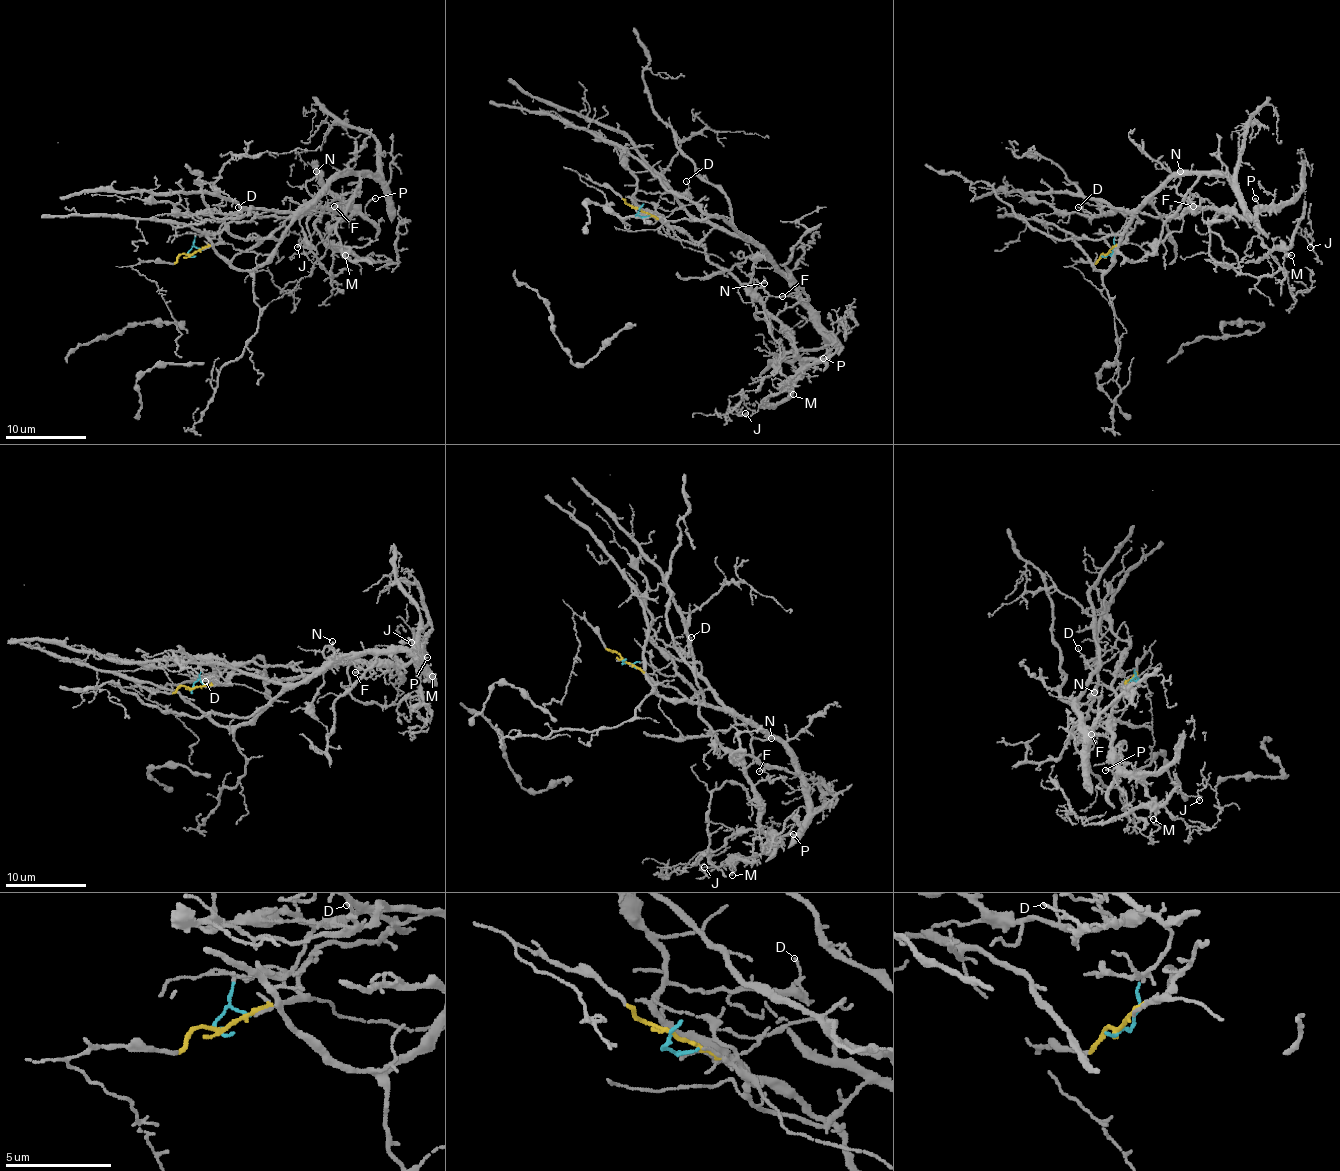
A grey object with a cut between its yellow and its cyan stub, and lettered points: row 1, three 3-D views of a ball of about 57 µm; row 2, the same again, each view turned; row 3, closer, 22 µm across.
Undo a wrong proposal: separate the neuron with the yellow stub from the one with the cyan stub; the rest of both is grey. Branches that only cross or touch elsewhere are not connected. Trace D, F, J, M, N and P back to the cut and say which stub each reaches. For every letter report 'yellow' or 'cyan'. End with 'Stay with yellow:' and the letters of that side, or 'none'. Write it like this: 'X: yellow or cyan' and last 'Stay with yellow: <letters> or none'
D: cyan
F: cyan
J: cyan
M: cyan
N: cyan
P: cyan
Stay with yellow: none

